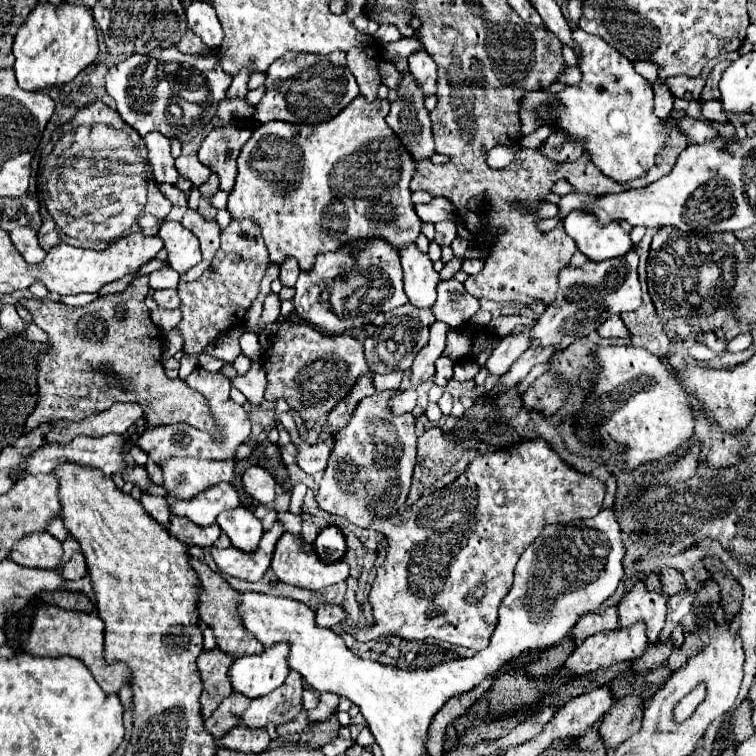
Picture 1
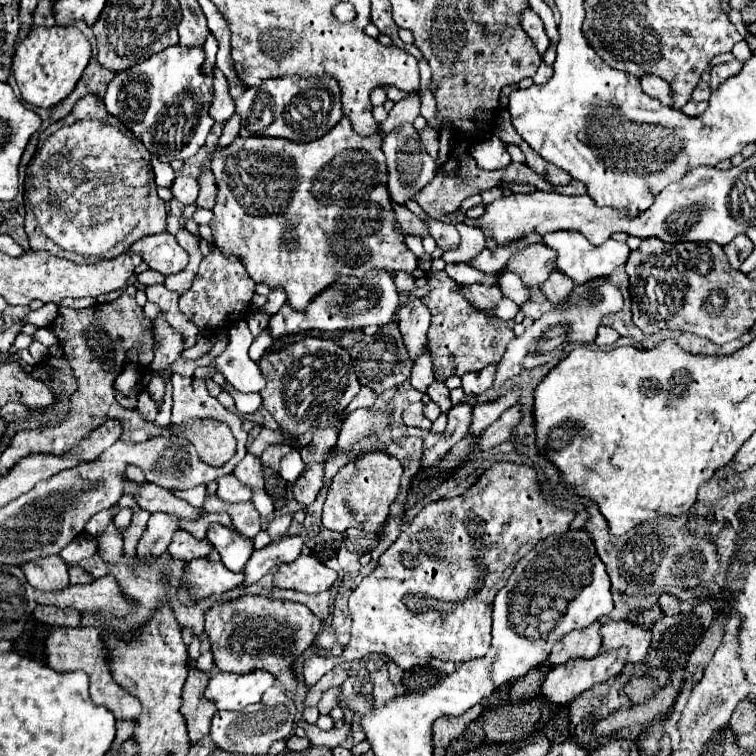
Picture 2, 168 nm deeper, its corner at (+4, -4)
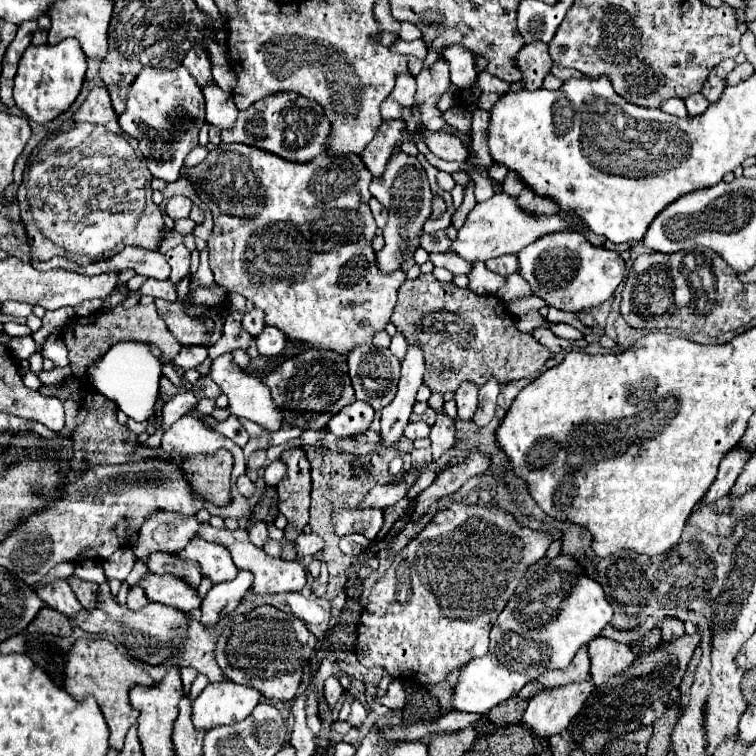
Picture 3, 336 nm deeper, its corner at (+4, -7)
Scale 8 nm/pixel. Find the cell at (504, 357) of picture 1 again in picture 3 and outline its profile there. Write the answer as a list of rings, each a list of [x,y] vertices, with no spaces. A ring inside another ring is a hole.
[[[466,382],[456,390],[454,400],[456,400],[456,408],[458,408],[458,420],[470,420],[478,406],[478,388],[474,384]]]

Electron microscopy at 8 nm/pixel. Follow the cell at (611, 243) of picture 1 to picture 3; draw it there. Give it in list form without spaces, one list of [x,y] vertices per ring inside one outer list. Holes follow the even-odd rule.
[[[552,232],[552,236],[540,236],[540,240],[534,240],[516,256],[518,274],[530,284],[532,294],[542,298],[548,306],[564,312],[580,312],[606,302],[622,284],[626,270],[618,252],[588,244],[588,240],[578,232]],[[568,274],[572,276],[568,282],[554,284],[554,280],[562,280],[562,276]]]

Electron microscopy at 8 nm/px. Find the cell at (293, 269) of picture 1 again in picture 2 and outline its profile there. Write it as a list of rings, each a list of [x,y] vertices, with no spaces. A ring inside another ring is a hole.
[[[272,289],[270,295],[268,295],[268,303],[266,303],[266,307],[262,307],[262,311],[274,315],[284,303],[286,303],[286,293],[284,293],[284,289]]]

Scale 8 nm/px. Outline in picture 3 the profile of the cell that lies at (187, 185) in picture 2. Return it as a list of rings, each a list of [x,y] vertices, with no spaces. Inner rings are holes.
[[[172,196],[172,198],[166,202],[164,214],[170,216],[172,220],[180,220],[180,218],[188,218],[190,208],[192,208],[192,202],[190,202],[186,196]]]

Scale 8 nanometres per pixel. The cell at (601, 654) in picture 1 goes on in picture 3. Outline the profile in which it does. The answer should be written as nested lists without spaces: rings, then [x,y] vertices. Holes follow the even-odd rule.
[[[592,680],[580,684],[566,684],[554,690],[542,690],[528,702],[522,724],[530,728],[538,738],[550,738],[554,734],[560,734],[580,712],[584,700],[592,690]]]

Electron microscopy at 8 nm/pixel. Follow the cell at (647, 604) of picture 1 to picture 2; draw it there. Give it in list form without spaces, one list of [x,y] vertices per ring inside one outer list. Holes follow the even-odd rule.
[[[628,619],[606,621],[600,629],[602,633],[602,649],[612,651],[616,647],[628,647],[628,661],[638,663],[646,657],[648,645],[652,641],[652,631],[644,629]]]

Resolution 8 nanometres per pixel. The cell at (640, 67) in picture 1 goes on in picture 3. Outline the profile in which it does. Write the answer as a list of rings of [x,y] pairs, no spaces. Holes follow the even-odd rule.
[[[670,98],[662,104],[662,110],[668,112],[668,114],[674,114],[674,116],[688,116],[686,112],[686,106],[684,106],[684,100],[680,98]]]

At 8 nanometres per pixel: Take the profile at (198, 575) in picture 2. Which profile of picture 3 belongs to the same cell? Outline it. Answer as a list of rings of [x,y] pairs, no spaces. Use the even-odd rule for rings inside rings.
[[[146,574],[138,586],[144,590],[146,598],[150,602],[166,604],[172,608],[178,608],[182,612],[194,612],[200,608],[202,600],[198,592],[188,586],[184,580],[174,578],[174,576],[156,576],[156,574]]]

